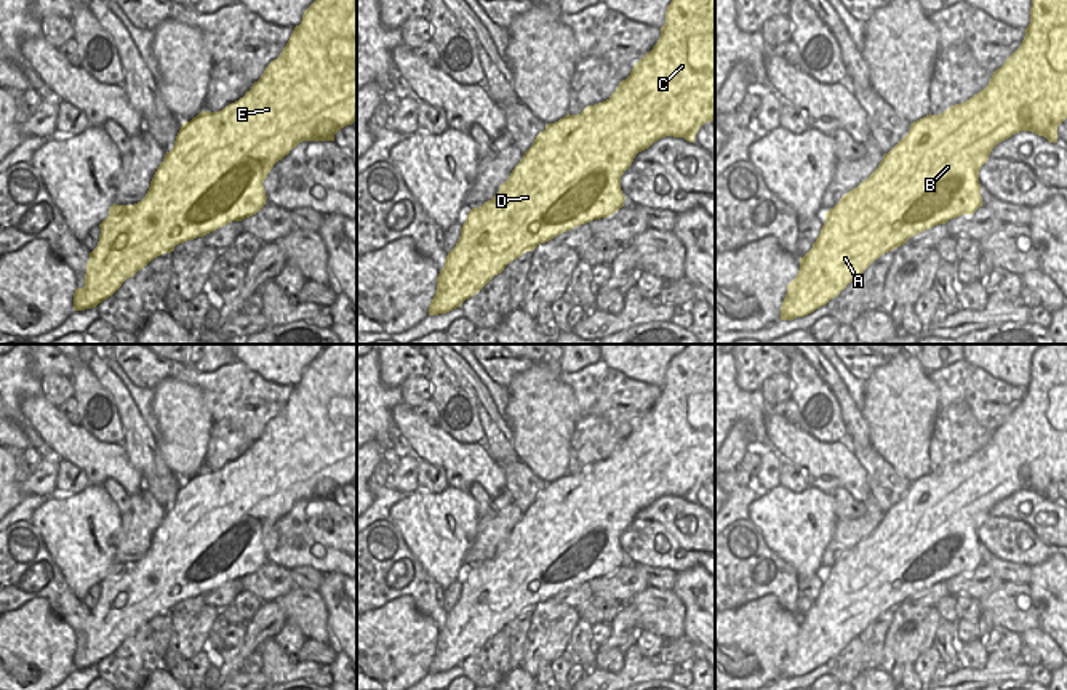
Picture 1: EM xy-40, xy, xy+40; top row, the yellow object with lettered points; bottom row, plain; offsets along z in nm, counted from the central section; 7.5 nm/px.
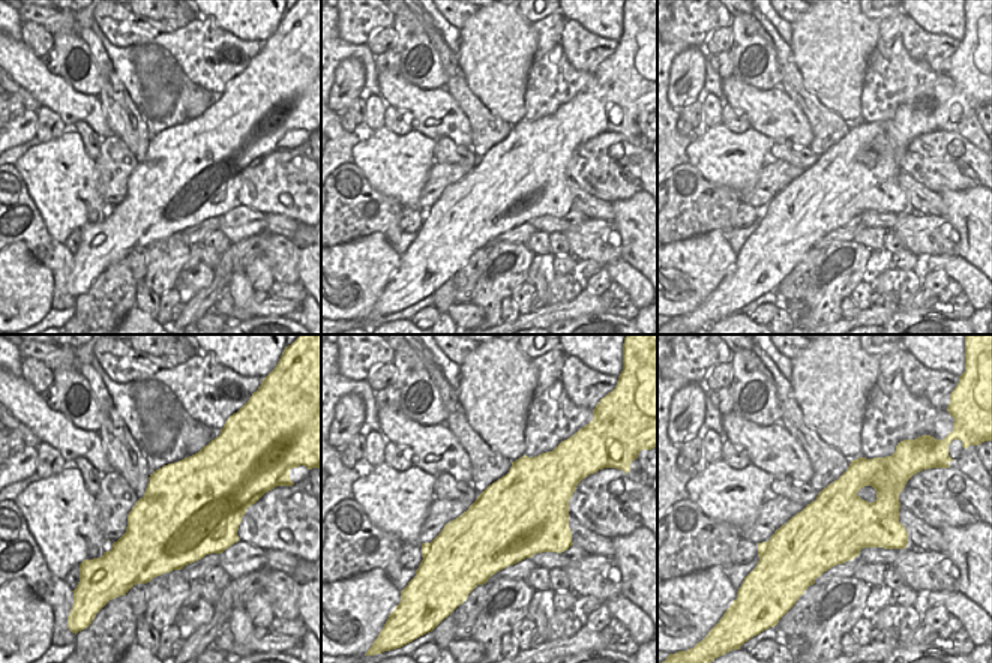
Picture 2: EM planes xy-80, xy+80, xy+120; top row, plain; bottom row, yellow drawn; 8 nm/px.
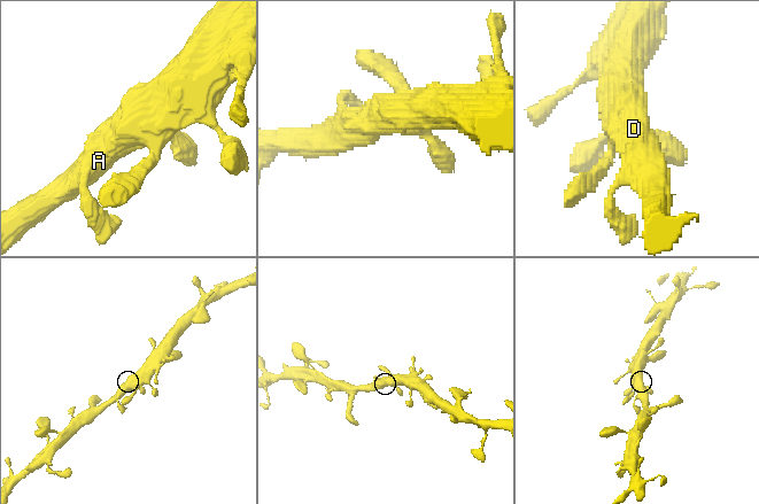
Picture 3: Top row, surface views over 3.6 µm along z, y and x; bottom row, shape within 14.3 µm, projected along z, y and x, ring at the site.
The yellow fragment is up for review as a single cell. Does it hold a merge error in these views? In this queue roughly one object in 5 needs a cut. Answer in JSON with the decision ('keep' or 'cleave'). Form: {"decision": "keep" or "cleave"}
{"decision": "keep"}

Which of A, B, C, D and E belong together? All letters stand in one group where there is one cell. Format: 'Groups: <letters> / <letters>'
Groups: A B C D E.

